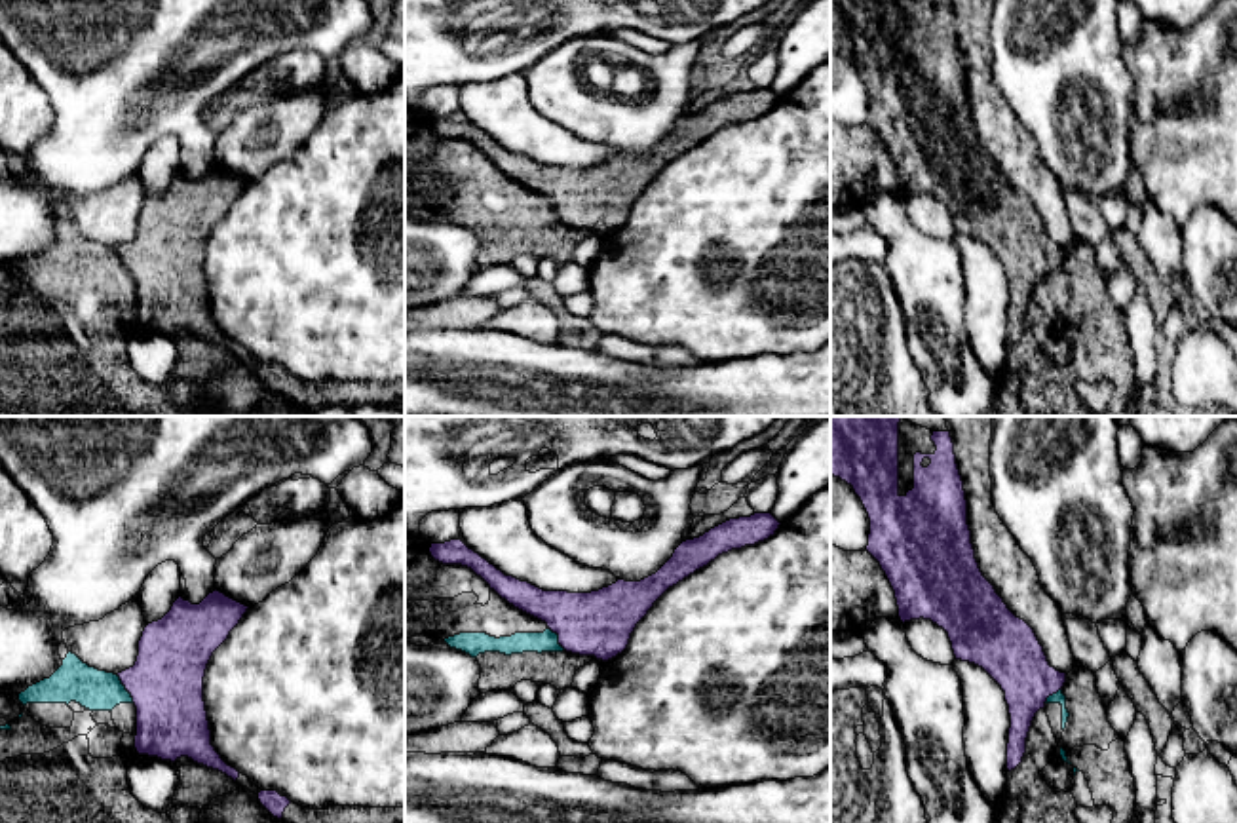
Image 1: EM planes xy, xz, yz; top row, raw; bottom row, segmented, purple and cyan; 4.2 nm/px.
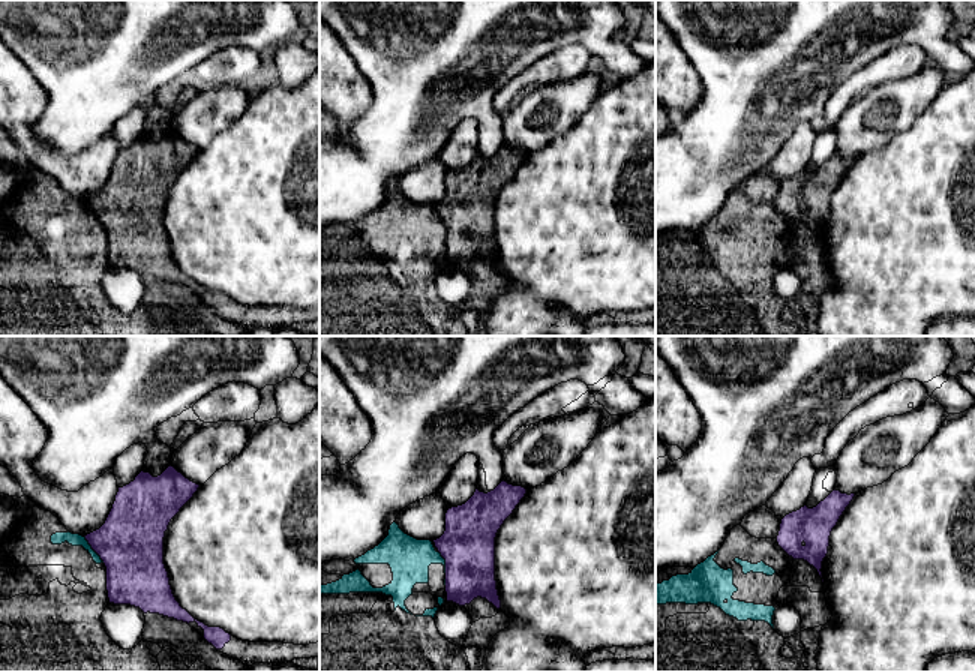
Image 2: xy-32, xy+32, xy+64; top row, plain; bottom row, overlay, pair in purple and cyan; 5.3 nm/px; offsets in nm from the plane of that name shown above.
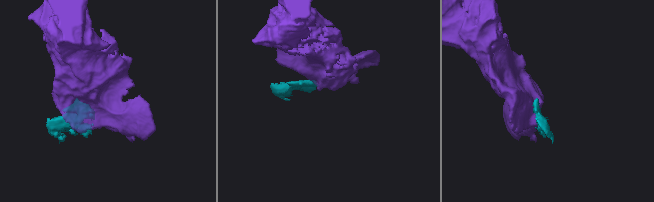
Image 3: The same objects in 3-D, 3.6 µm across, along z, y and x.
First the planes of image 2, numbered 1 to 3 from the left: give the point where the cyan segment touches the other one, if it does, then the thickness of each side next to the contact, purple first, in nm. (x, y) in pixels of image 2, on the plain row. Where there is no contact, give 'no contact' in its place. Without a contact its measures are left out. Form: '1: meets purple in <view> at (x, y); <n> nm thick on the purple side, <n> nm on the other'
1: meets purple in xy-32 at (92, 212); 360 nm thick on the purple side, 60 nm on the other
2: meets purple in xy+32 at (446, 225); 280 nm thick on the purple side, 220 nm on the other
3: no contact

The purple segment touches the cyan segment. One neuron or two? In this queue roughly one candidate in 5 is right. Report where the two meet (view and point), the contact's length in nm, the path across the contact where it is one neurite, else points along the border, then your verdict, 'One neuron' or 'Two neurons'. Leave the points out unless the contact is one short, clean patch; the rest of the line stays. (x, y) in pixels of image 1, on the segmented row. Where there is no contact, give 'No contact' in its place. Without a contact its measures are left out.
Touches purple at xy (126, 689). Shared border 140 nm. Boundary: xy (116, 675), (133, 702). Two neurons

